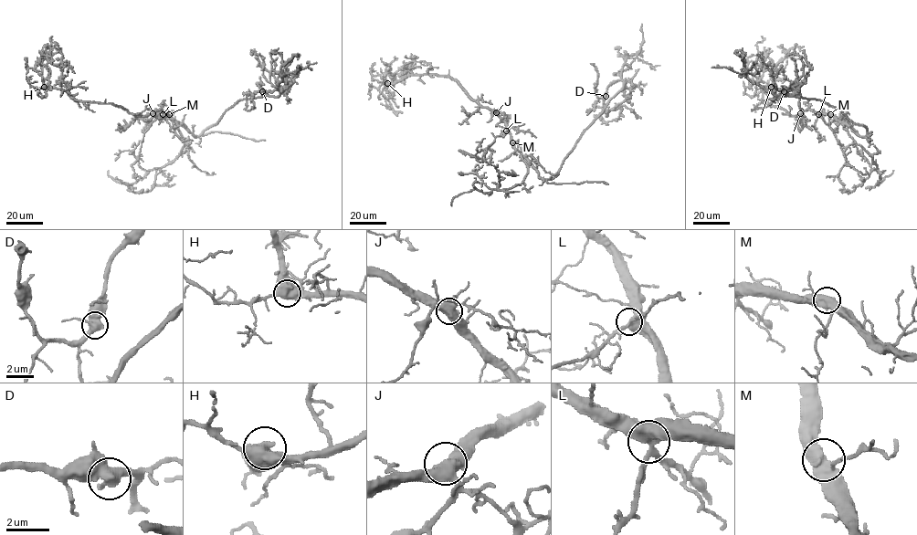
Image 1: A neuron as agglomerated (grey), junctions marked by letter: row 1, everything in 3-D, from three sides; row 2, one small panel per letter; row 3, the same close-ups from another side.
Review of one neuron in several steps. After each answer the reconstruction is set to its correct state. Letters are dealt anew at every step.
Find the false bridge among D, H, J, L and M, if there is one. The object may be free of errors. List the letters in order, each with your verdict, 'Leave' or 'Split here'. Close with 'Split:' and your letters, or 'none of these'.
D: Leave
H: Leave
J: Leave
L: Leave
M: Leave
Split: none of these

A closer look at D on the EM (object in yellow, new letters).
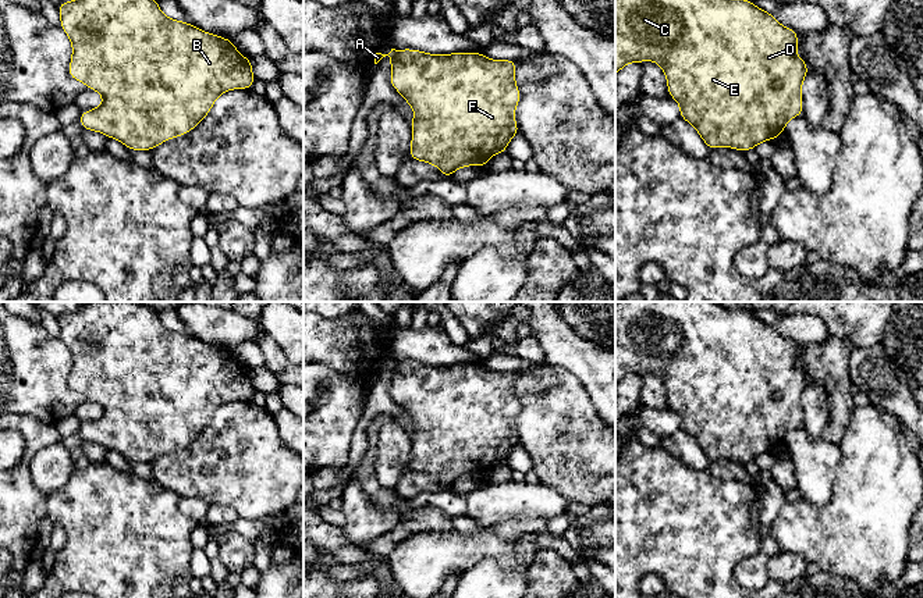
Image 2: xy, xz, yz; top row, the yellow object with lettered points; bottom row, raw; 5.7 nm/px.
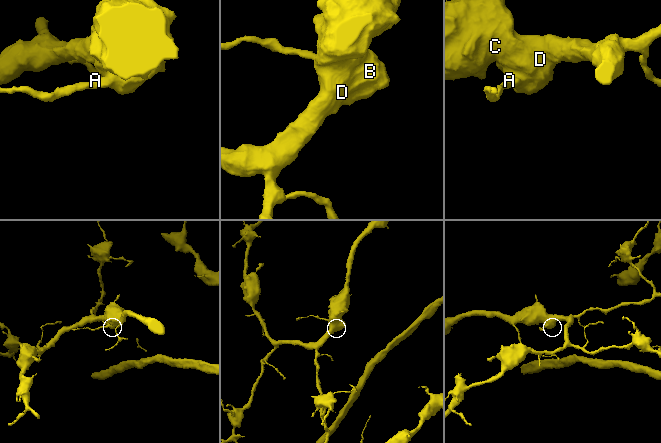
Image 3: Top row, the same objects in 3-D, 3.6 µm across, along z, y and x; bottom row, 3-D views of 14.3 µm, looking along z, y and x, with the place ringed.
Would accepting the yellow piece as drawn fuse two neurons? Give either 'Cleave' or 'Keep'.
Keep

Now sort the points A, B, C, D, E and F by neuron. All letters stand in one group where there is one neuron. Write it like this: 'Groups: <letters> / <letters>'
Groups: A B C D E F

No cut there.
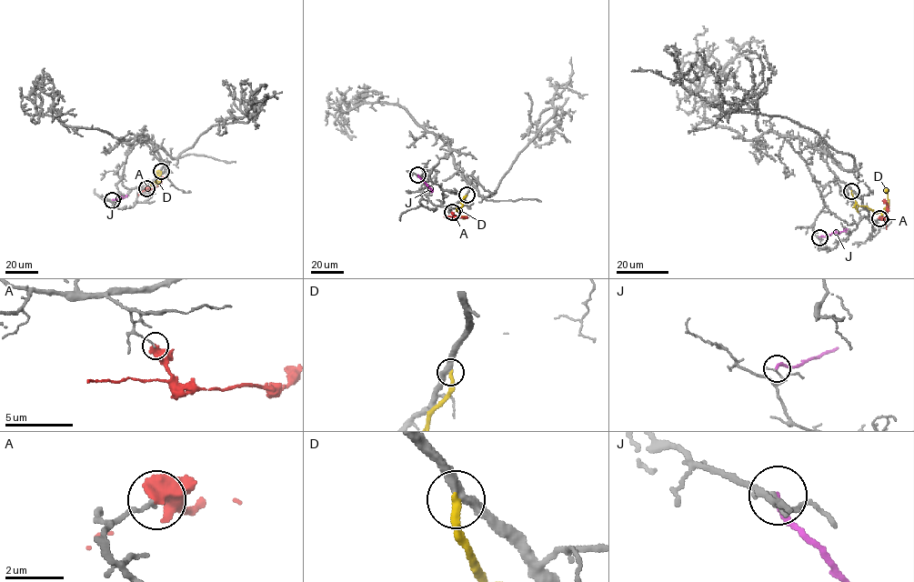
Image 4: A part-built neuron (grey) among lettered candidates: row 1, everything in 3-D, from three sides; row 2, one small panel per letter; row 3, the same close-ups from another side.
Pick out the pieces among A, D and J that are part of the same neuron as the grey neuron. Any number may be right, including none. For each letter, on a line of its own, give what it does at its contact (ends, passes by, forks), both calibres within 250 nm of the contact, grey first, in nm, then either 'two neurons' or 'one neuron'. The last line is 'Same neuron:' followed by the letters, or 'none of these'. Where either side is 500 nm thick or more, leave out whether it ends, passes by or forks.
A: calibres 120 and 600 nm; two neurons
D: it ends; calibres 360 and 280 nm; two neurons
J: it ends; calibres 160 and 200 nm; two neurons
Same neuron: none of these

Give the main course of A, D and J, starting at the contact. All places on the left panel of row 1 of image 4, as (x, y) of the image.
A: (146, 188), (155, 187), (163, 176)
D: (161, 171), (155, 184), (159, 170)
J: (112, 200), (125, 195)

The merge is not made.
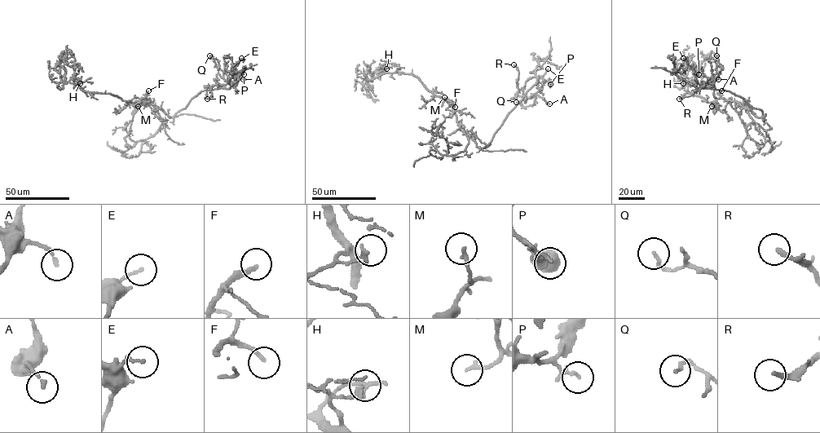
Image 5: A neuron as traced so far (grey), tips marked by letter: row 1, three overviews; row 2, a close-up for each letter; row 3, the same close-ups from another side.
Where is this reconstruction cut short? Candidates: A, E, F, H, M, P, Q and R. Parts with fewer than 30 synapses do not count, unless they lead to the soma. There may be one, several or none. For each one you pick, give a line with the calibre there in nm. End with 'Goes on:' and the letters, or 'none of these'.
F: 180 nm
R: 220 nm
Goes on: F, R

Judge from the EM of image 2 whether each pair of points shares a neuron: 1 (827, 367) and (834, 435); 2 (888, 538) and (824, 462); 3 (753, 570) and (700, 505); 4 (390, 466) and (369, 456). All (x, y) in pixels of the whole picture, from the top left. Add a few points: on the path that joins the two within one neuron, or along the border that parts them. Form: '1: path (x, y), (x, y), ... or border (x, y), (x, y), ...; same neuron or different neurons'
1: path (837, 384), (837, 419); same neuron
2: border (840, 445), (841, 455), (831, 495), (822, 505); different neurons
3: border (760, 550), (735, 566), (737, 583); different neurons
4: border (379, 430), (375, 473), (391, 488); different neurons

